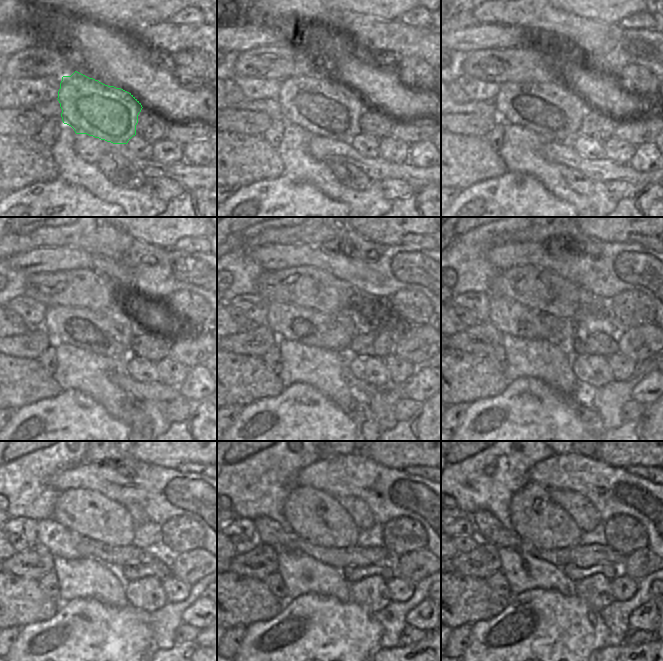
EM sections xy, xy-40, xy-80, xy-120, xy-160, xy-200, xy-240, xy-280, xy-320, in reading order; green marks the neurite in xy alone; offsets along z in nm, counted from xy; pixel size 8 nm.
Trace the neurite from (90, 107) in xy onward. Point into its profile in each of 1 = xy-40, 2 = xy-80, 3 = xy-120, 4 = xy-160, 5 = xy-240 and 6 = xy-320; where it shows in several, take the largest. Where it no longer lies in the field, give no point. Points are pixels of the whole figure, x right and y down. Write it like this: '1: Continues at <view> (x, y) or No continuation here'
1: Continues at xy-40 (324, 107)
2: Continues at xy-80 (553, 110)
3: Continues at xy-120 (109, 333)
4: Continues at xy-160 (308, 326)
5: Continues at xy-240 (62, 542)
6: Continues at xy-320 (486, 524)

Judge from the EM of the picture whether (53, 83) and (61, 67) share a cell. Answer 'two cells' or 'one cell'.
two cells

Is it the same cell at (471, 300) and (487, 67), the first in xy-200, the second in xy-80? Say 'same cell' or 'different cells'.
different cells

